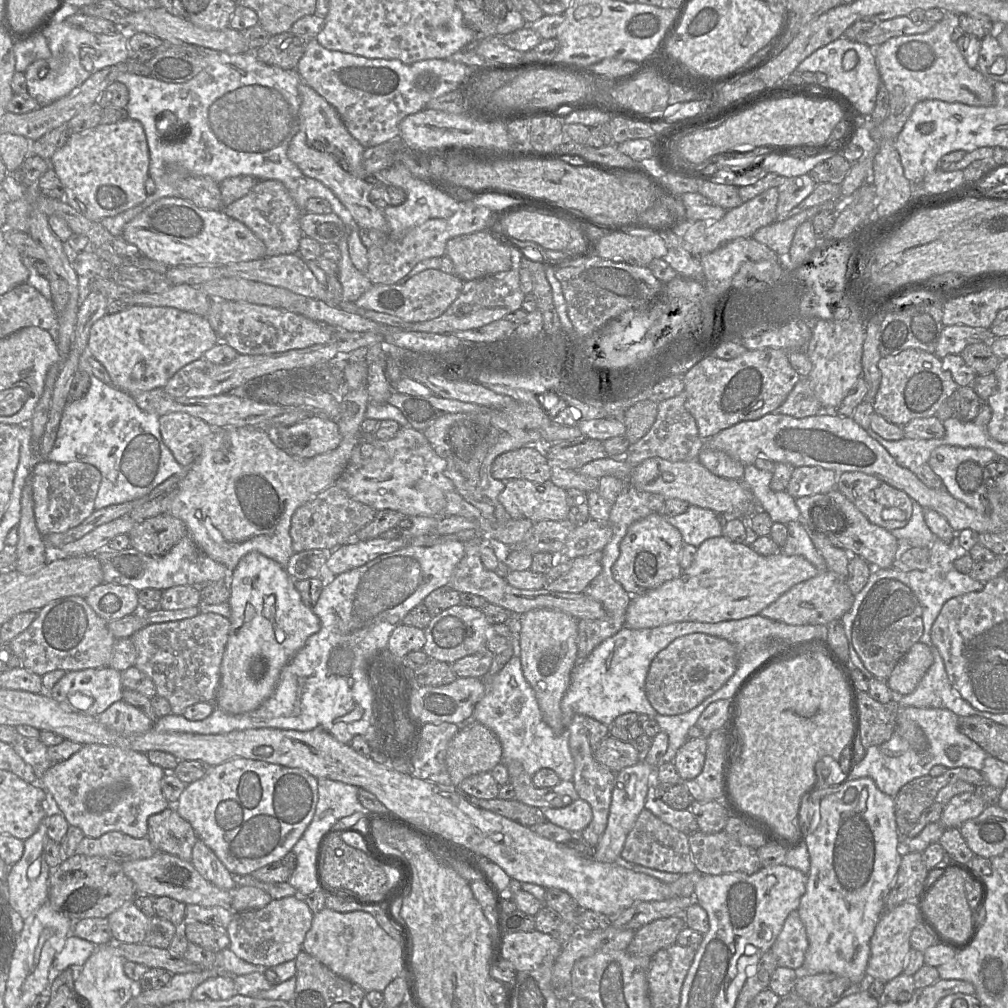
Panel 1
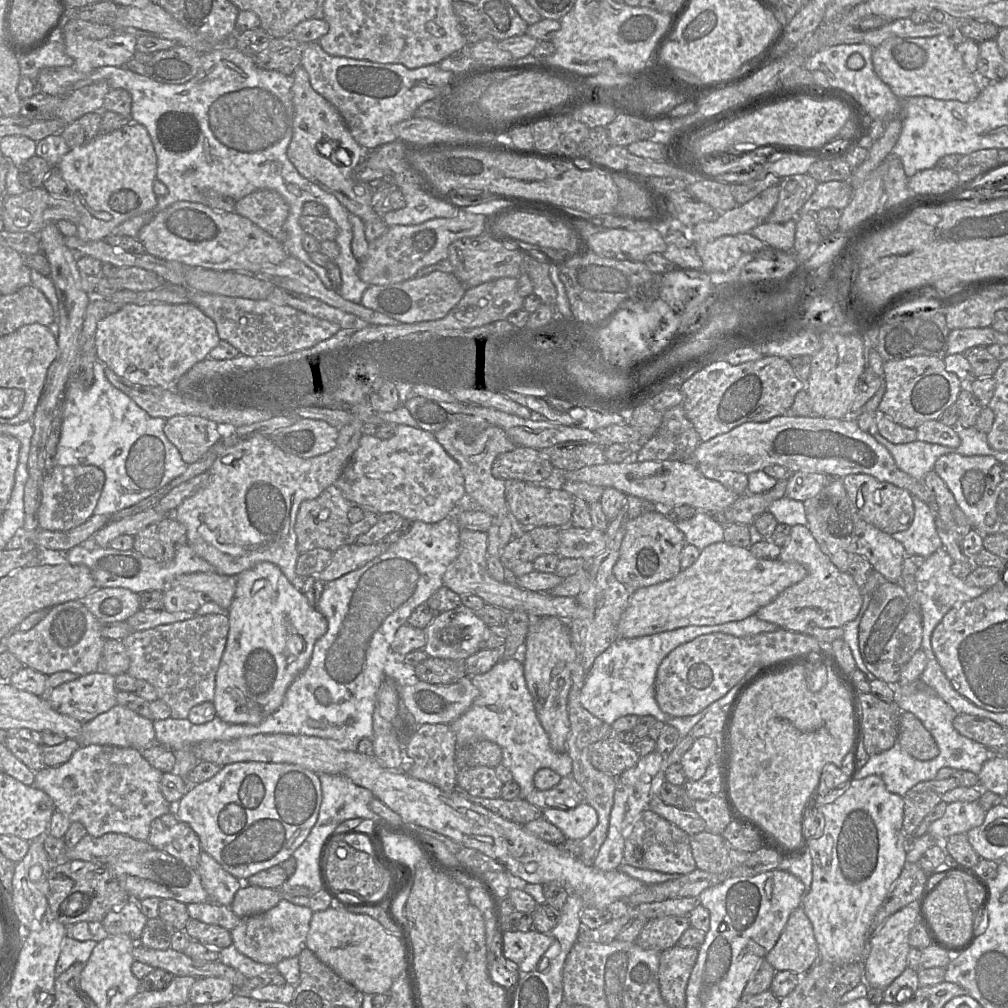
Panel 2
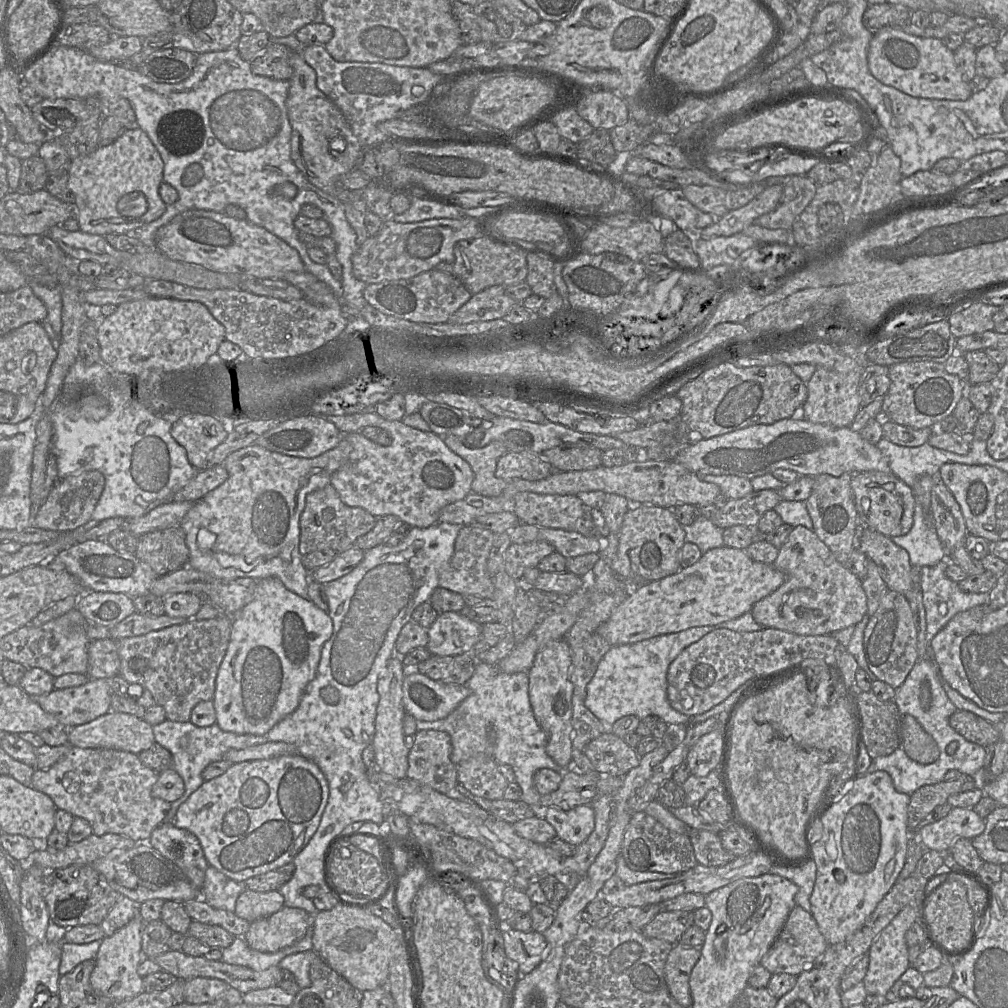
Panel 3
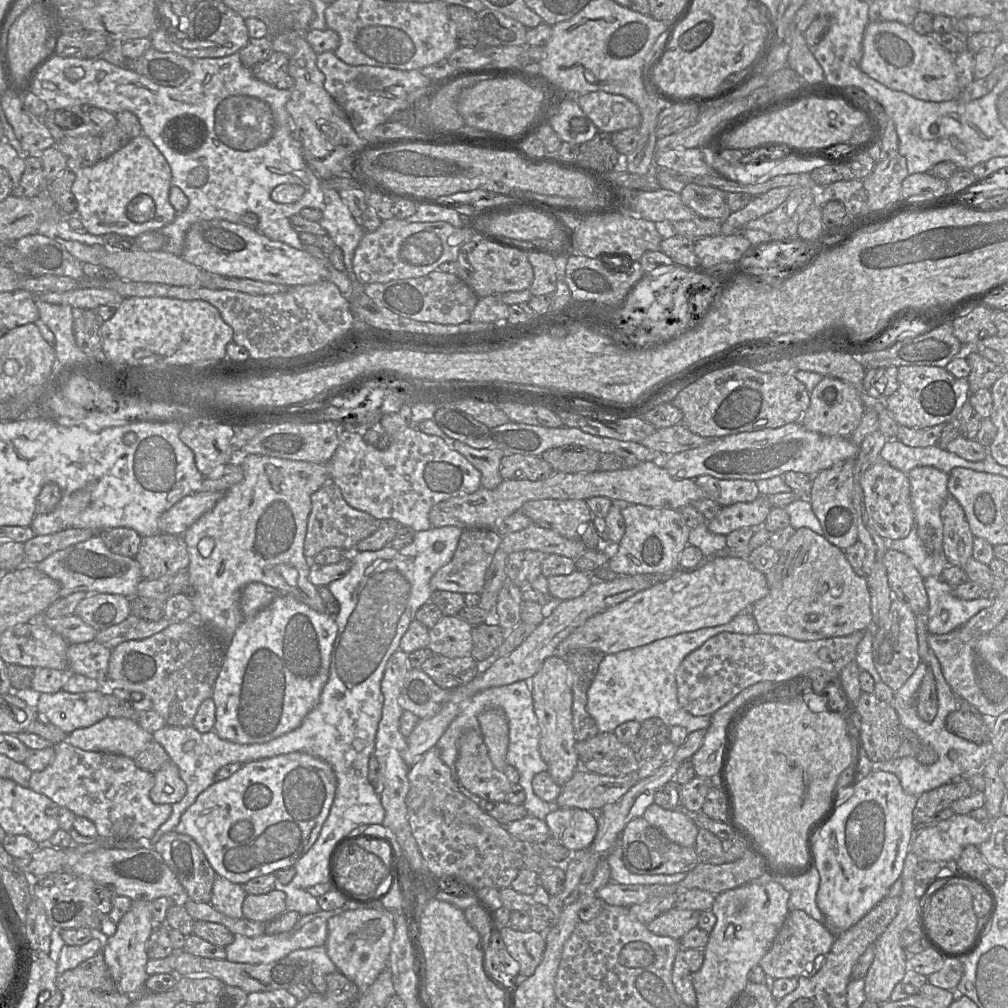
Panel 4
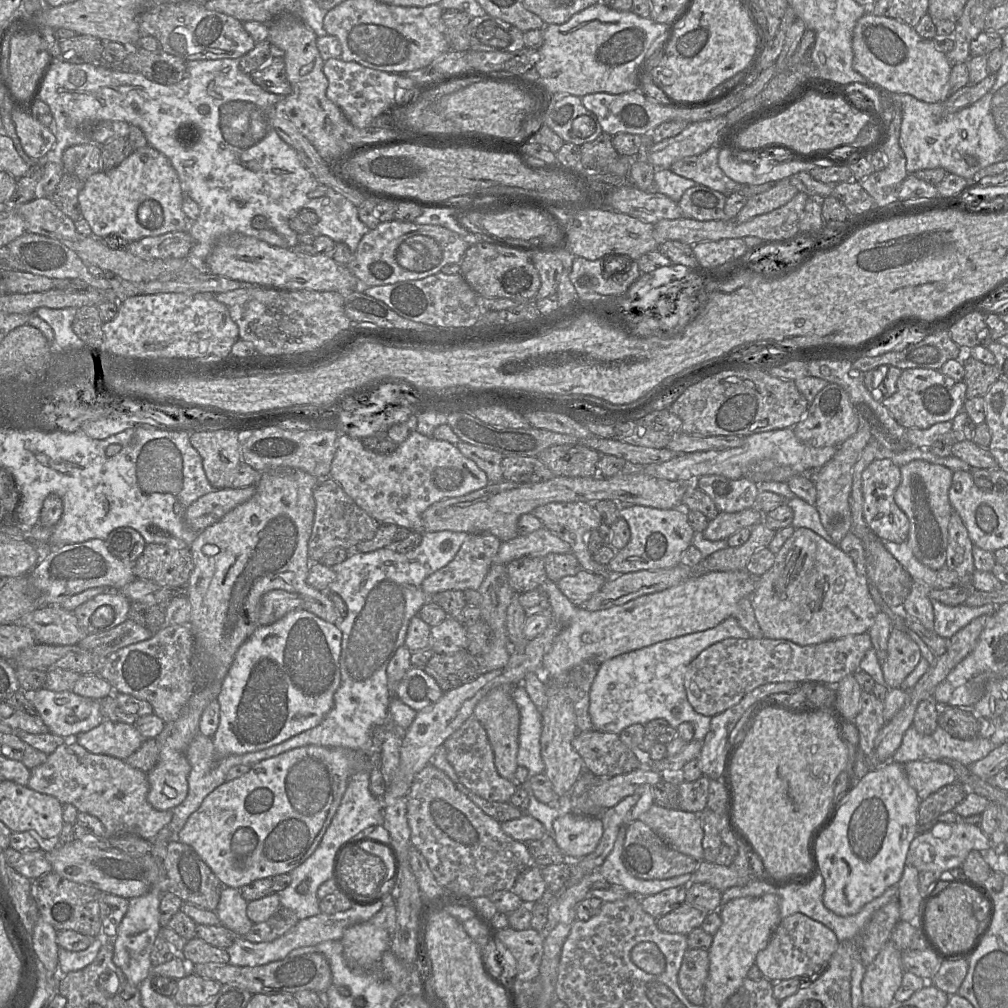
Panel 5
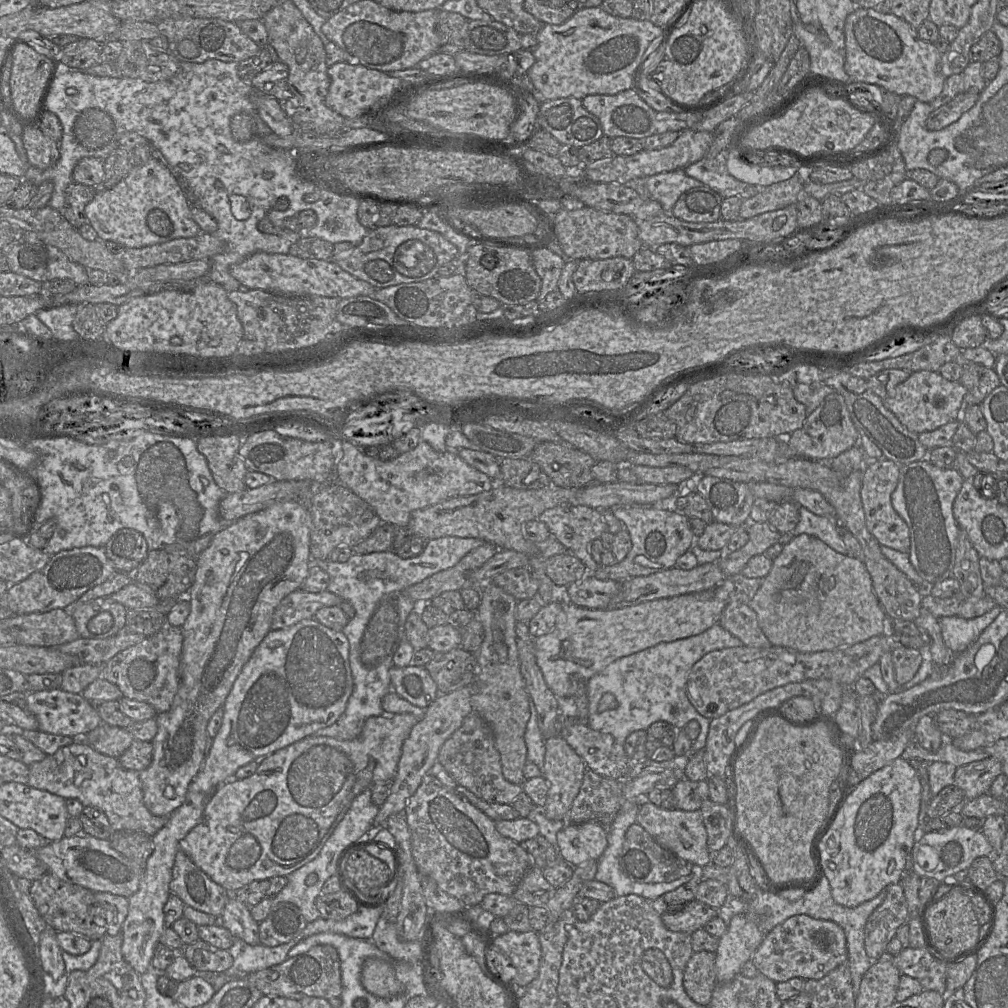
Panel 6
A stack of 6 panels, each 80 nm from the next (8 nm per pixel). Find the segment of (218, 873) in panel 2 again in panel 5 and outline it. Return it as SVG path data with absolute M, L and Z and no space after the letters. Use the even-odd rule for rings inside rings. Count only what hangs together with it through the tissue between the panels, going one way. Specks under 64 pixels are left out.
M227 886L222 888L216 914L221 924L235 936L244 937L254 924L247 916L247 904L240 889Z

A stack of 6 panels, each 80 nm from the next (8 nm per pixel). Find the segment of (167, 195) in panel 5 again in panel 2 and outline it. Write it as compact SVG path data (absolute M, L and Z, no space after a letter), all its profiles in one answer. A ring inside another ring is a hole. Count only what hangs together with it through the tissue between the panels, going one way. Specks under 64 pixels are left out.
M137 122L107 134L99 133L88 144L70 149L57 167L80 213L76 236L82 241L105 239L119 224L157 205L153 191L157 156L146 128Z

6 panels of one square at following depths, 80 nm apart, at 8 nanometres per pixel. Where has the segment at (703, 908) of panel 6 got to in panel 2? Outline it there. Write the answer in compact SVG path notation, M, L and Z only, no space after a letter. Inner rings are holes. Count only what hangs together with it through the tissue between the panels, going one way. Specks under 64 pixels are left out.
M666 916L648 920L635 943L643 949L667 950L678 944L681 935L690 928L687 916Z

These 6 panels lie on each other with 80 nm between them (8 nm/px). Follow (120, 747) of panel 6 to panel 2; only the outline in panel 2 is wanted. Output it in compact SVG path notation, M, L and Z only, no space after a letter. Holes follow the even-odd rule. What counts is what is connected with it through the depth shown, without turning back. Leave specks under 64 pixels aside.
M116 704L83 723L75 740L80 746L97 744L143 750L155 743L153 721Z

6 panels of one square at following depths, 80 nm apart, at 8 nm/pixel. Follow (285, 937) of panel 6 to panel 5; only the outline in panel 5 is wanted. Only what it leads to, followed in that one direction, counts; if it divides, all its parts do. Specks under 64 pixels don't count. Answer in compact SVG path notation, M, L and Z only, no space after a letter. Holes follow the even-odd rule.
M281 906L267 921L254 923L244 937L253 943L270 942L287 933L299 920L294 911Z

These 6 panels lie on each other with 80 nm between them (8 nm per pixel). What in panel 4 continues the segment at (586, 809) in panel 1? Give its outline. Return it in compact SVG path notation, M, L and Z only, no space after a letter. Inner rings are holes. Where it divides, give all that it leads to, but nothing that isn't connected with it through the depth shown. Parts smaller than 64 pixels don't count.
M558 808L545 821L552 836L572 853L591 847L598 831L598 814L579 808Z

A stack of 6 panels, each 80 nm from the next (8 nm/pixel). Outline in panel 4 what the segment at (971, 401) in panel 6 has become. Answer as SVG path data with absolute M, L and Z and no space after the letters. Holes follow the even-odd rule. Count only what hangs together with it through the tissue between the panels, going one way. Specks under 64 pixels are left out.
M961 343L961 351L955 356L965 358L970 366L967 377L970 394L981 389L988 389L1003 375L1001 365L996 365L977 352L977 347L966 347Z

